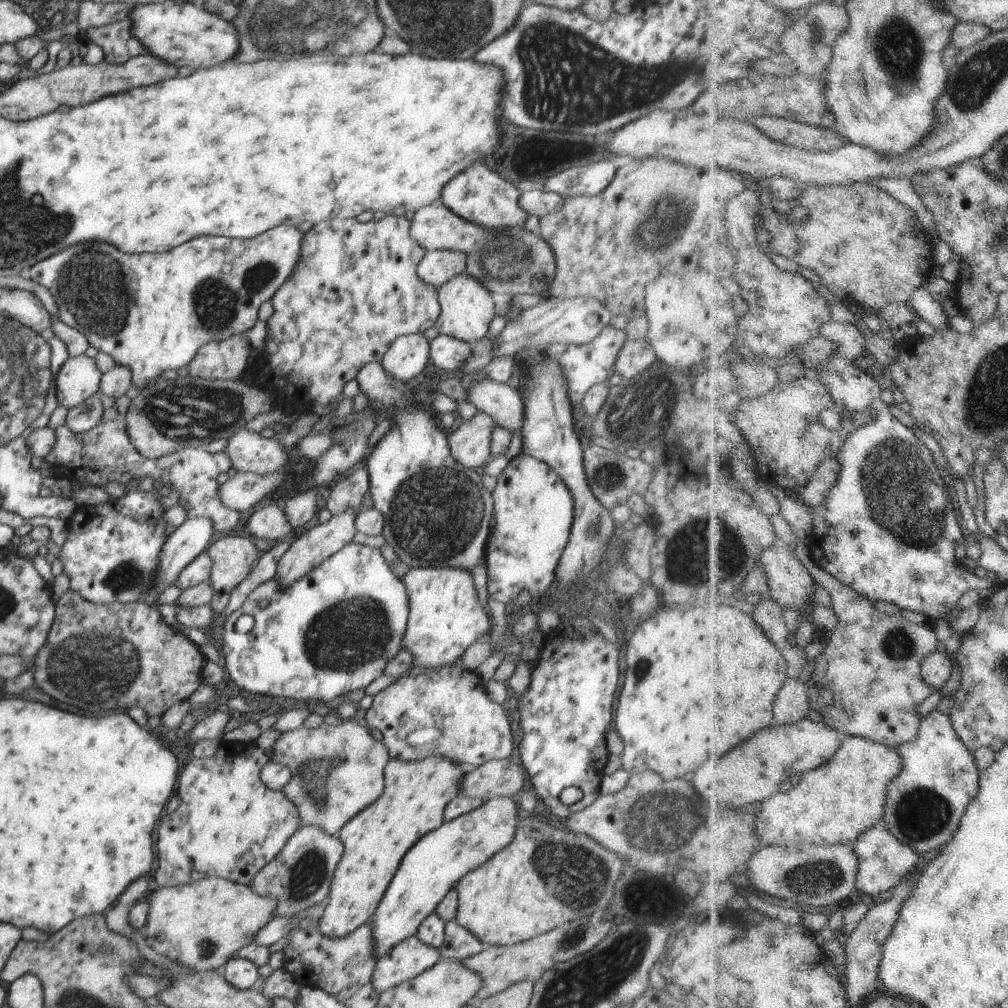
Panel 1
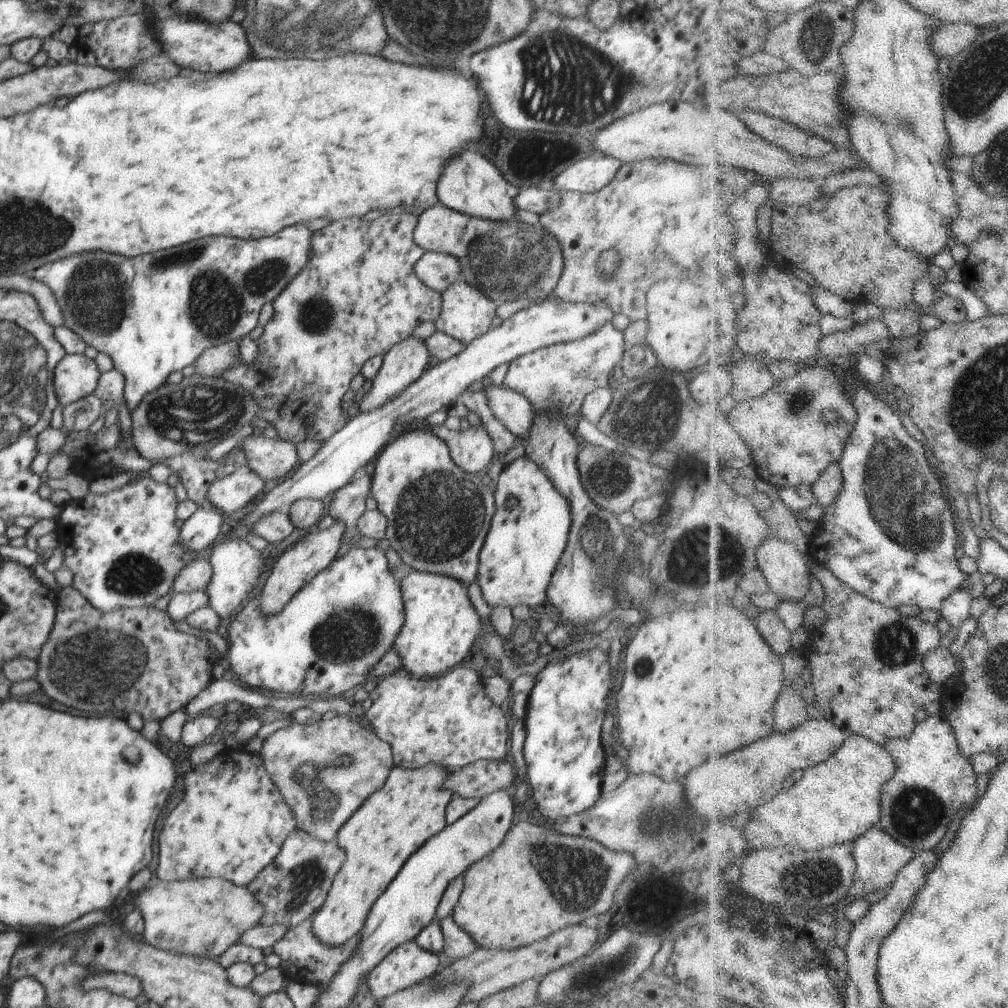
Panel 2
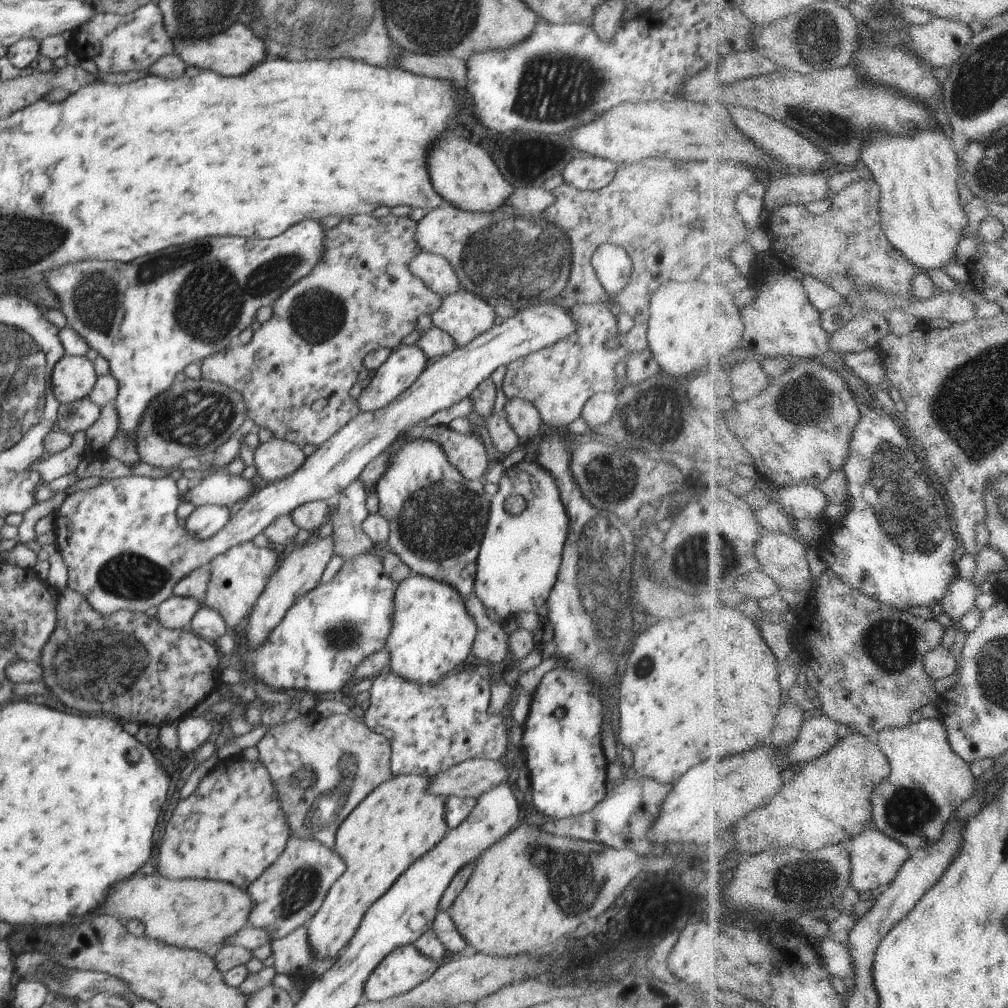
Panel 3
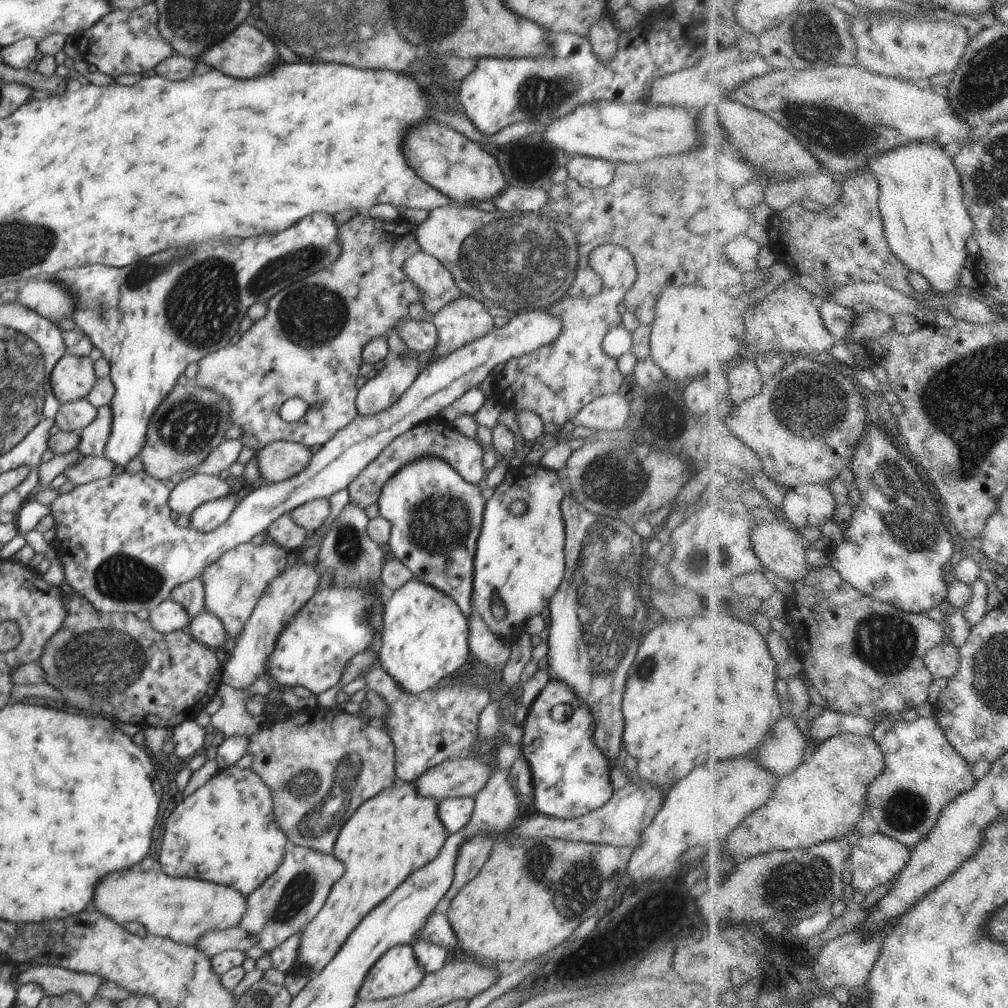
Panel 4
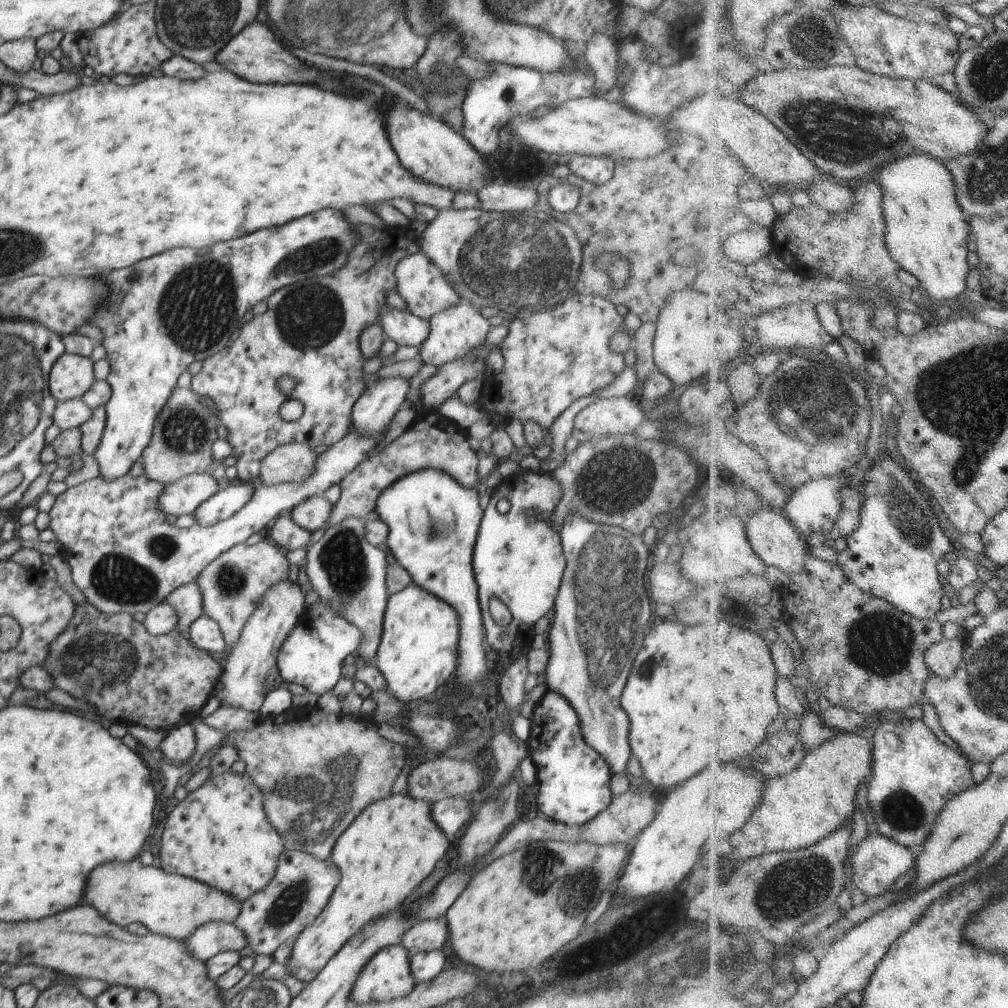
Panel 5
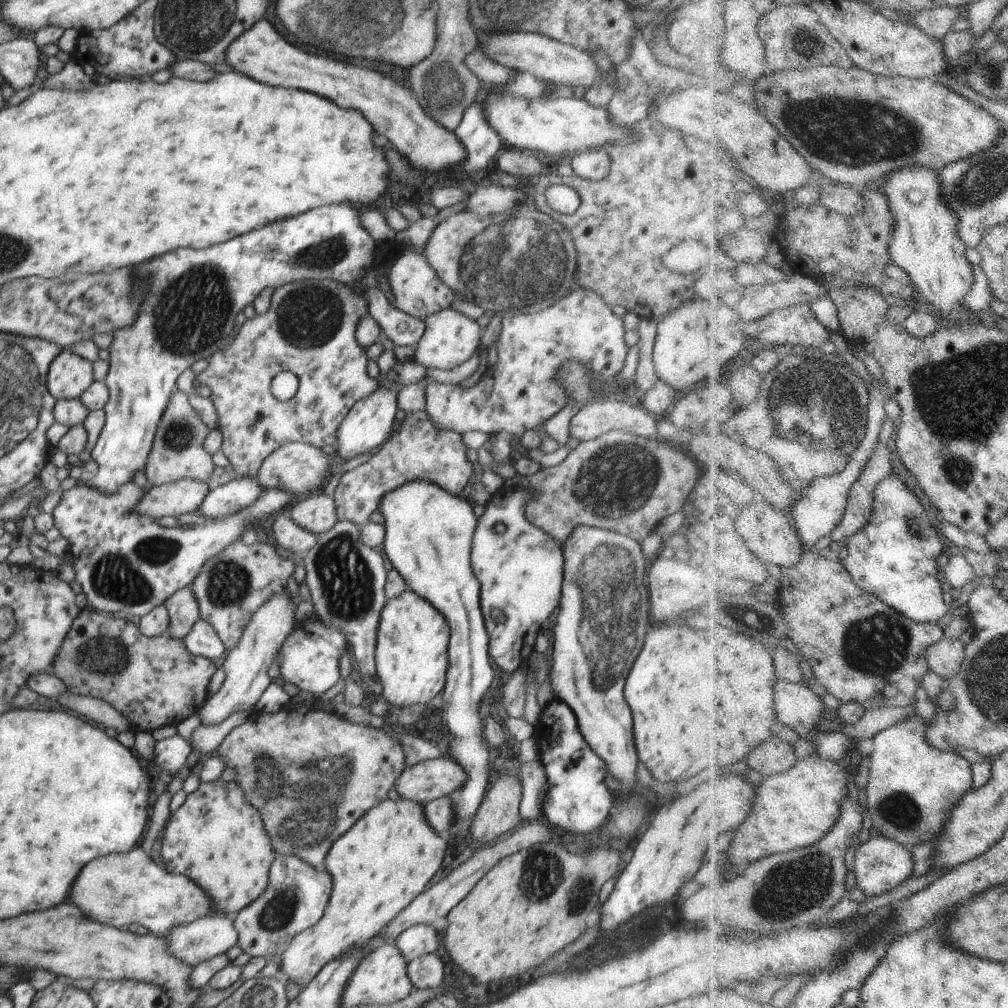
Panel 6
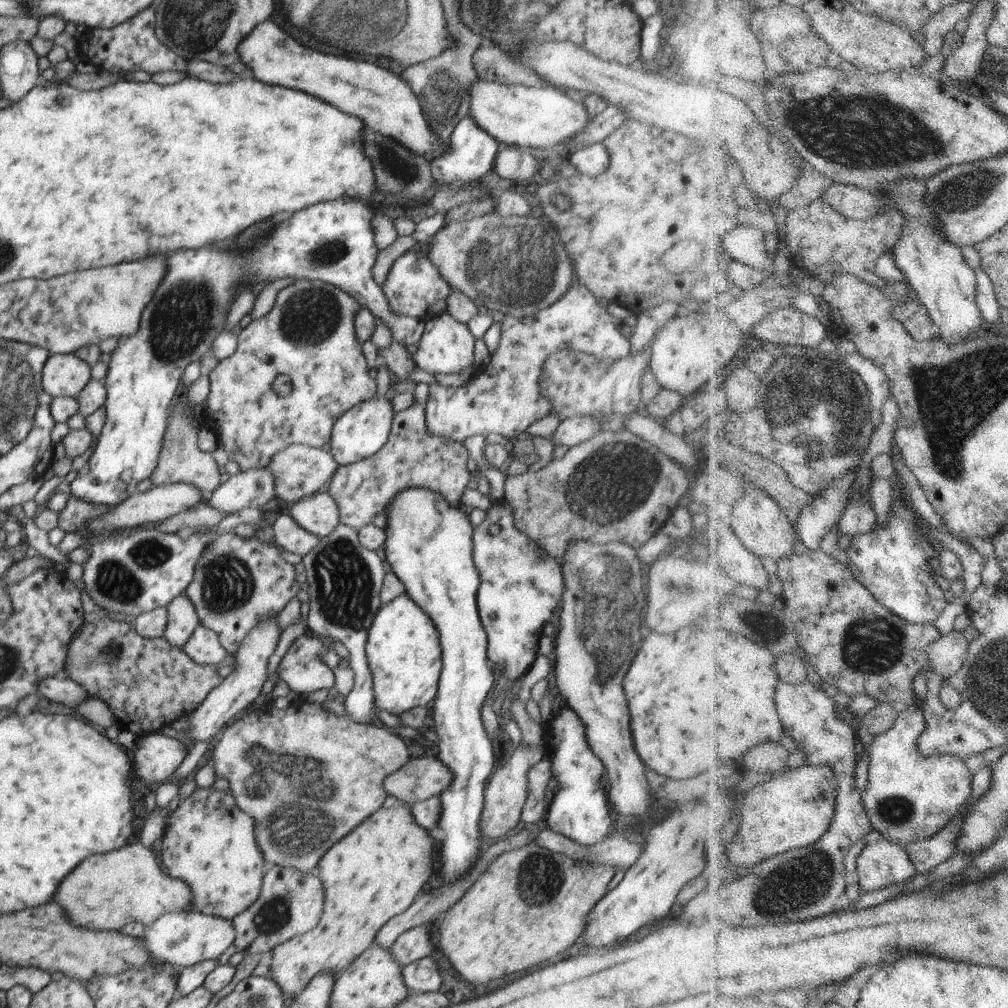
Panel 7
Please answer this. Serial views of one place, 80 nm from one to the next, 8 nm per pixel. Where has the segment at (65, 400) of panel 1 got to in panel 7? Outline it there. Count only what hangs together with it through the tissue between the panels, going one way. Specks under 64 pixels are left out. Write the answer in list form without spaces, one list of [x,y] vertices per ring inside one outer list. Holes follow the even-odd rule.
[[[74,353],[51,355],[41,375],[41,387],[50,397],[74,397],[91,380],[91,366]]]

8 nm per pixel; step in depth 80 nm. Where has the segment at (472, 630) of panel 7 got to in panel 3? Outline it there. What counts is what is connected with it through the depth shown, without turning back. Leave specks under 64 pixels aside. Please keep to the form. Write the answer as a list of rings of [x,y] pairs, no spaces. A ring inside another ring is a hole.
[[[410,439],[388,457],[383,475],[375,484],[379,513],[389,522],[388,544],[410,568],[412,573],[432,577],[452,585],[466,600],[473,592],[479,546],[485,533],[491,495],[483,489],[480,479],[468,480],[447,459],[436,441]]]

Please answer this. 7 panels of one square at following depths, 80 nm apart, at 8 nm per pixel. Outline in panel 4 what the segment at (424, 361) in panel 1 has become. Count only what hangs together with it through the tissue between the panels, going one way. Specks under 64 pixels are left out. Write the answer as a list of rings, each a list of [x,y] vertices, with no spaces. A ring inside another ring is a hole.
[[[389,354],[384,367],[358,390],[357,414],[374,416],[388,410],[414,383],[421,371],[418,366],[418,357]]]

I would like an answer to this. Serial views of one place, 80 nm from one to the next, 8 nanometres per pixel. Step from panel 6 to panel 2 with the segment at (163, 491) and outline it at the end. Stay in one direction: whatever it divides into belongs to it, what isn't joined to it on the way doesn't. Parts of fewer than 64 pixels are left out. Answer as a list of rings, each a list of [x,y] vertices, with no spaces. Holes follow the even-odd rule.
[[[238,466],[232,474],[220,473],[210,484],[206,496],[212,506],[225,514],[231,514],[244,508],[250,500],[254,500],[254,497],[262,492],[265,484],[264,480],[247,466]]]

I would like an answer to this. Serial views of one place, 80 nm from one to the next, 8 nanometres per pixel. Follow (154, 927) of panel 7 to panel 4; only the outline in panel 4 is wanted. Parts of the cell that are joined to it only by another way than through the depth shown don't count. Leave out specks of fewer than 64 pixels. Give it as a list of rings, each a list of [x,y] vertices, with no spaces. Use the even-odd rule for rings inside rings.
[[[238,926],[221,931],[208,931],[198,940],[196,948],[211,959],[219,952],[236,949],[244,952],[256,944],[259,944],[257,936]]]

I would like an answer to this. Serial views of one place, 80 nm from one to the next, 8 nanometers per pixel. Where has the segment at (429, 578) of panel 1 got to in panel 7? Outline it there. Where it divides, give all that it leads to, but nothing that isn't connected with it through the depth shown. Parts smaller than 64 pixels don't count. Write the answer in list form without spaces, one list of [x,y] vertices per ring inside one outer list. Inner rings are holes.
[[[402,594],[382,605],[366,636],[366,658],[372,674],[376,710],[386,710],[400,718],[414,707],[429,706],[438,690],[442,652],[436,626],[408,596]]]

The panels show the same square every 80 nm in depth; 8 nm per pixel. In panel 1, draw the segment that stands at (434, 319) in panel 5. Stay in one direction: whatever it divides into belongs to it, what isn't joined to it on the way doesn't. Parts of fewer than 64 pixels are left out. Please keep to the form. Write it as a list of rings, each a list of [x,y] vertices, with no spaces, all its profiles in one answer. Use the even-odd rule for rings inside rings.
[[[458,274],[442,284],[437,292],[441,312],[435,327],[440,335],[447,335],[471,345],[486,337],[495,316],[495,302],[490,290],[480,280],[472,278],[470,274]]]

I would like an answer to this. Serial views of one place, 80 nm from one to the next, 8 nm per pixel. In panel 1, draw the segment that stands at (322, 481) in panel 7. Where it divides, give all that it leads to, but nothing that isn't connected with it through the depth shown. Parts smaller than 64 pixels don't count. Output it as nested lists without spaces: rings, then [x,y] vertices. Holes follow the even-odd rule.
[[[245,426],[234,432],[225,448],[232,467],[239,472],[258,475],[285,472],[290,464],[290,451],[274,438],[263,438]]]

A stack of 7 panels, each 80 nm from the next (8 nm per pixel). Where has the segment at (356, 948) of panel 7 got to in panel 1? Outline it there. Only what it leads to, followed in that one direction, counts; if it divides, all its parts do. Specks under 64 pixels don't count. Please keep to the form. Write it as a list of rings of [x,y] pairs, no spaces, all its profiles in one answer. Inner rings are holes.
[[[430,756],[414,762],[388,760],[388,766],[384,770],[383,794],[376,798],[370,806],[366,806],[364,810],[358,812],[338,833],[339,840],[344,846],[344,856],[336,866],[324,912],[318,922],[318,932],[322,936],[344,938],[371,920],[404,856],[425,835],[442,826],[445,809],[460,793],[460,782],[465,773],[466,771],[456,762],[442,758],[442,756]]]

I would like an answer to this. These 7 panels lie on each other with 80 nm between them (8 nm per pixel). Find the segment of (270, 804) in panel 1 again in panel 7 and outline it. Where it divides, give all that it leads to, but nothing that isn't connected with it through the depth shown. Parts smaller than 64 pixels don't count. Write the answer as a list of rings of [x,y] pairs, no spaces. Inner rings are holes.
[[[196,788],[193,794],[190,794],[174,810],[165,826],[160,856],[162,856],[162,864],[166,869],[166,874],[170,878],[182,878],[182,882],[186,882],[190,886],[190,890],[192,890],[190,911],[194,910],[194,912],[206,916],[233,921],[260,896],[262,878],[264,877],[262,868],[264,868],[265,860],[262,858],[261,848],[258,848],[258,844],[256,844],[254,826],[256,826],[254,818],[244,814],[236,806],[234,796],[228,792],[228,789]]]

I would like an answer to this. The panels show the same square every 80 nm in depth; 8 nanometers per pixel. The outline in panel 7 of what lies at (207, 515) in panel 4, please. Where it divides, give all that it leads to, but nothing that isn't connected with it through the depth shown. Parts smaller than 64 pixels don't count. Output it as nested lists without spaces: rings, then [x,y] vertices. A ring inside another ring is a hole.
[[[252,468],[228,476],[209,494],[208,506],[230,515],[246,508],[260,509],[276,497],[274,476],[265,468]]]

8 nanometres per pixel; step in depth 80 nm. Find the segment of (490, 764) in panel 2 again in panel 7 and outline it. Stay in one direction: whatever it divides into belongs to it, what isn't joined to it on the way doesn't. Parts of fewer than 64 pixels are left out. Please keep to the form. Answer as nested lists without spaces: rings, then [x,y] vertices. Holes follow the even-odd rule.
[[[422,756],[409,758],[408,762],[396,772],[384,778],[384,792],[407,805],[438,797],[440,792],[450,788],[454,776],[448,766],[438,758]]]

